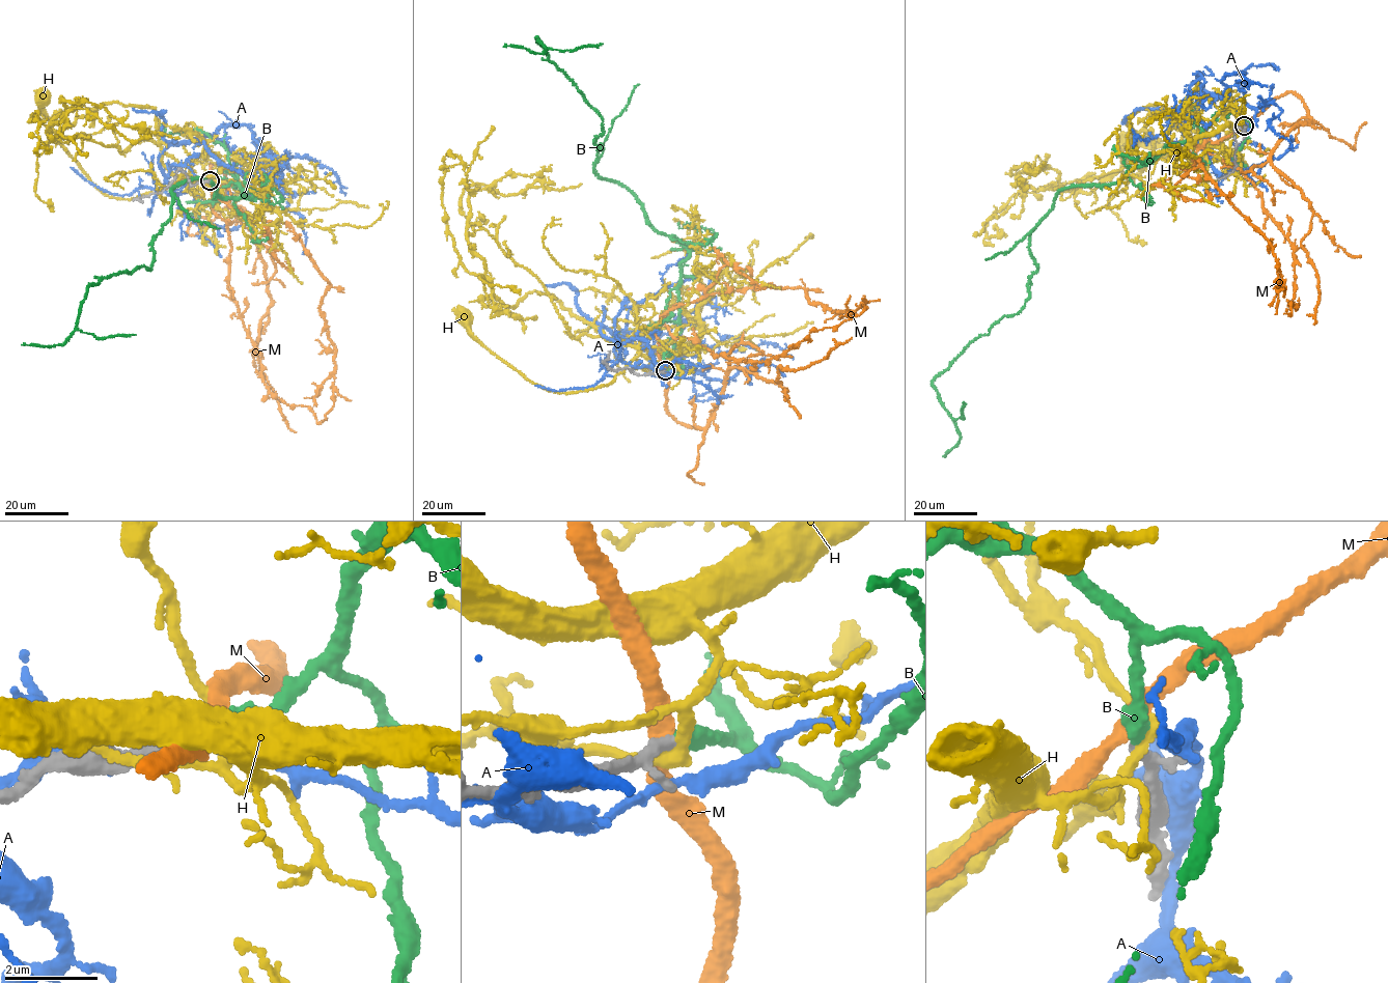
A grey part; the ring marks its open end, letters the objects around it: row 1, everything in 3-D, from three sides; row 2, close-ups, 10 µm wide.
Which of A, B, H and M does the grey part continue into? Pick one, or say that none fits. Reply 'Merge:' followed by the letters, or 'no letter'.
Merge: B

